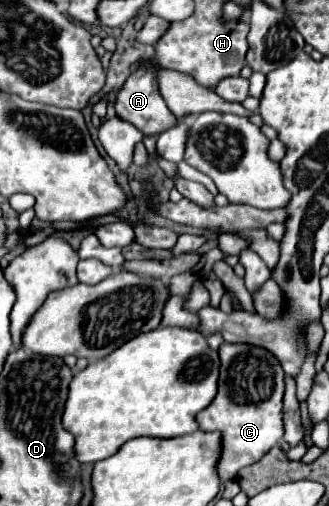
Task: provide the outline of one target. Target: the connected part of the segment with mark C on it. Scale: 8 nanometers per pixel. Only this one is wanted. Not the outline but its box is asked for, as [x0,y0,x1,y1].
[198,343,286,481]

